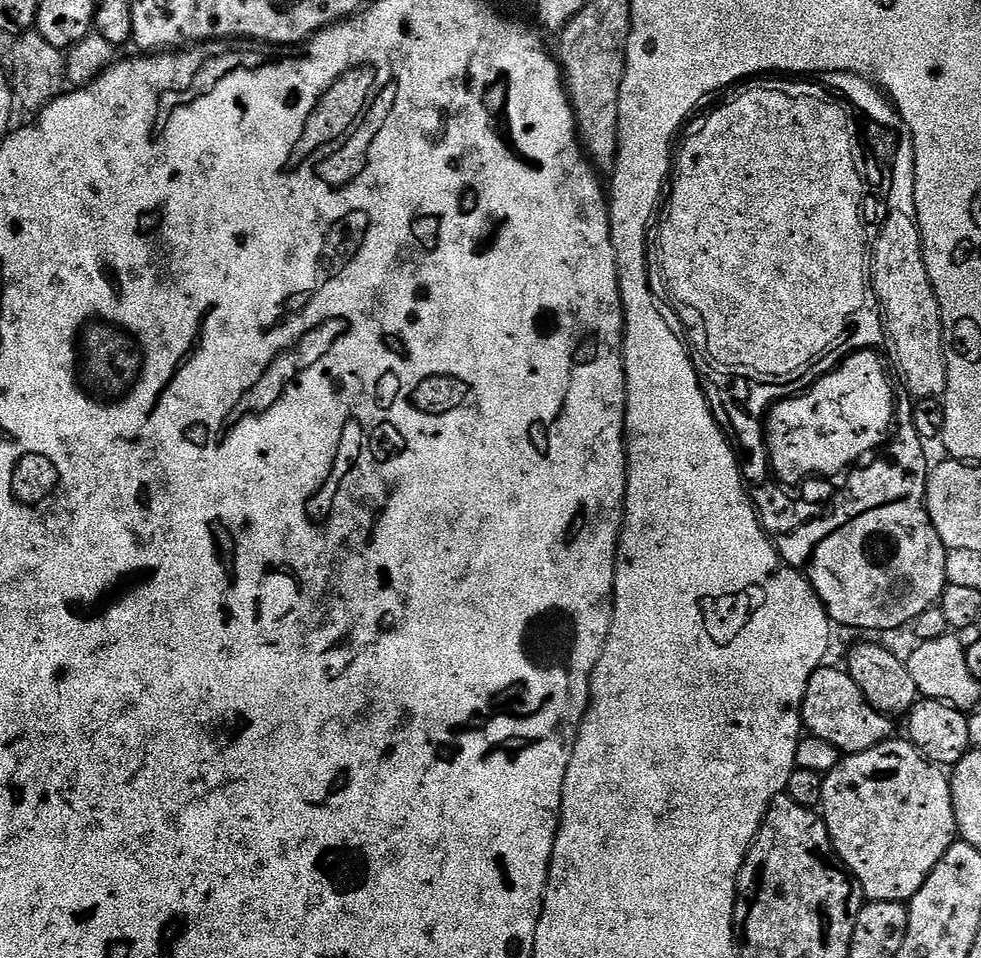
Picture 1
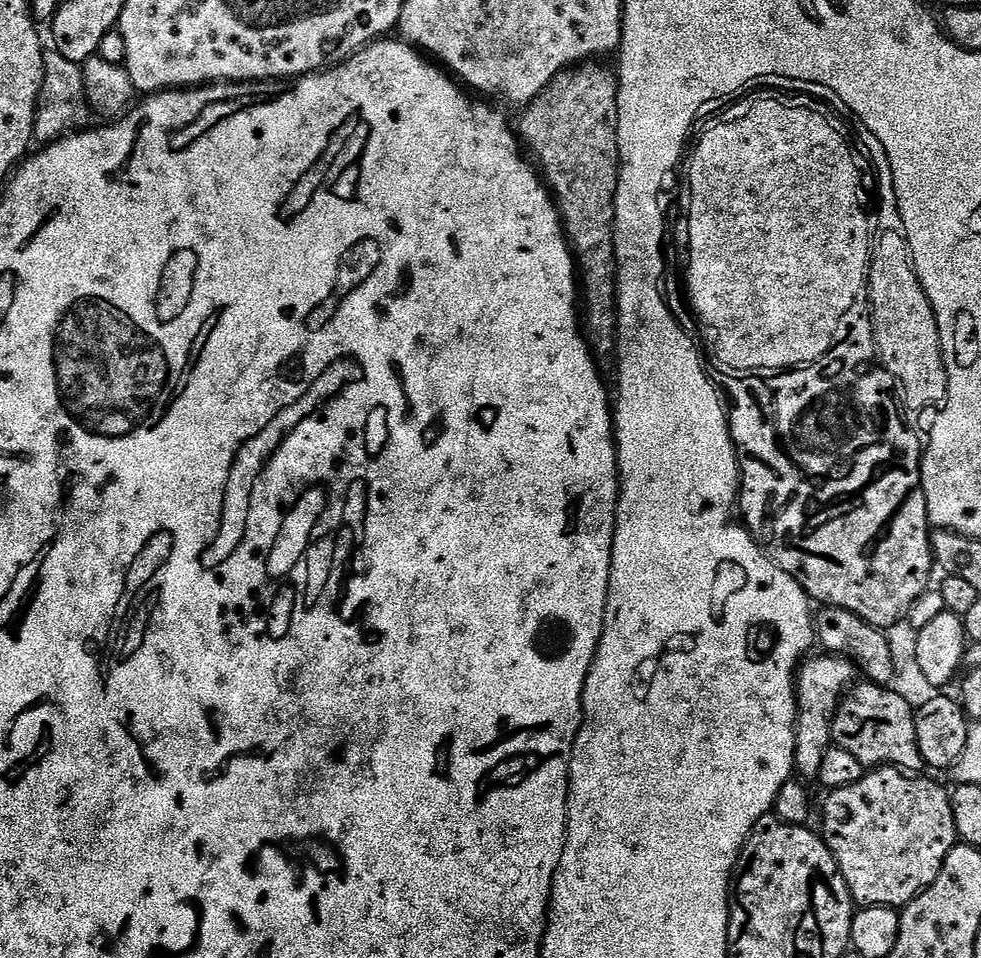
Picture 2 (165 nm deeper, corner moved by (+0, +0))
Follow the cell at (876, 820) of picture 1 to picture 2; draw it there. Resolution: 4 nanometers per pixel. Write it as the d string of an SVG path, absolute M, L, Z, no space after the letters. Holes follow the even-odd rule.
M876 766L865 771L864 777L854 782L854 786L834 788L825 795L828 797L824 800L822 835L857 905L903 909L905 904L936 881L946 862L946 854L950 854L950 850L958 843L949 789L944 789L932 780L920 778L919 775L891 766Z

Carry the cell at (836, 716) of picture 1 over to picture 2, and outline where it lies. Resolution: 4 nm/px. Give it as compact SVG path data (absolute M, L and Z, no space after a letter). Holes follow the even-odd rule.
M871 682L853 683L840 701L832 723L832 742L835 747L850 750L858 762L866 766L891 766L909 774L919 773L925 767L918 750L916 714L904 696L888 686Z

